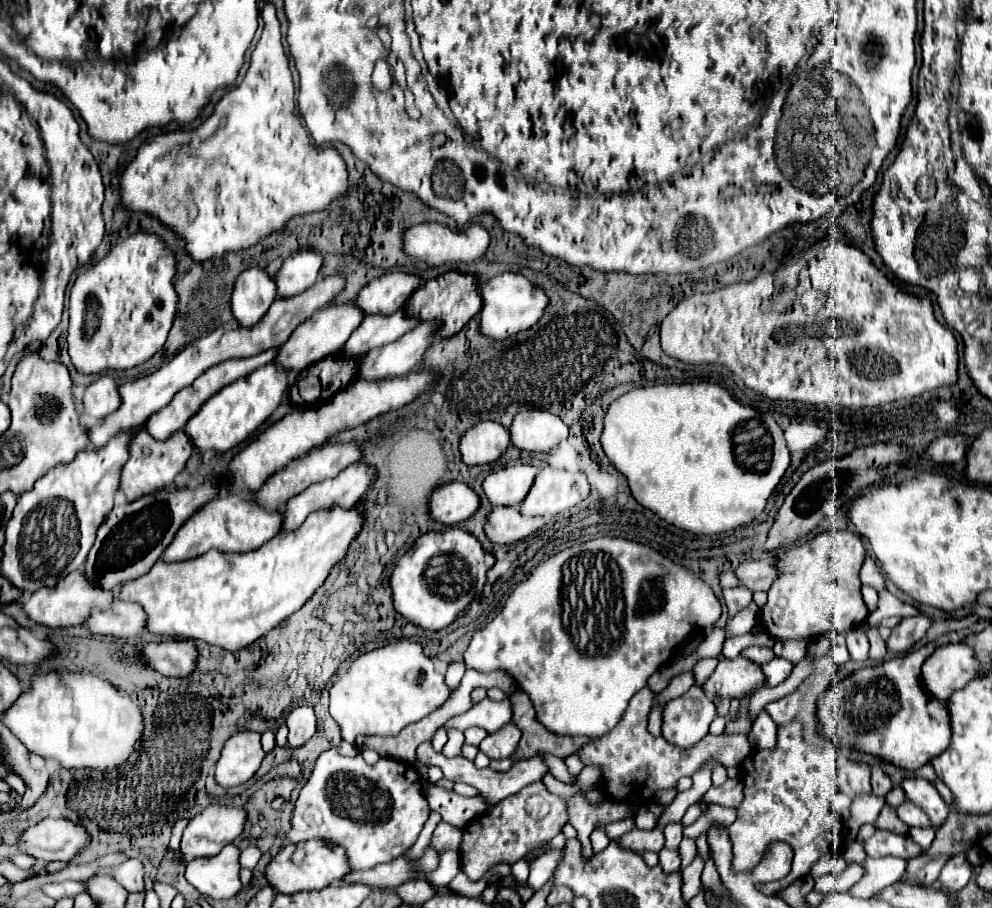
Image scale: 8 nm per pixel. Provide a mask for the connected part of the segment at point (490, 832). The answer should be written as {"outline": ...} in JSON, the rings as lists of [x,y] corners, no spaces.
{"outline":[[[533,782],[521,792],[507,796],[489,812],[477,816],[461,832],[459,856],[463,872],[472,881],[479,880],[488,869],[497,864],[515,864],[537,844],[551,840],[567,824],[567,808],[563,798],[551,794],[543,782]]]}

